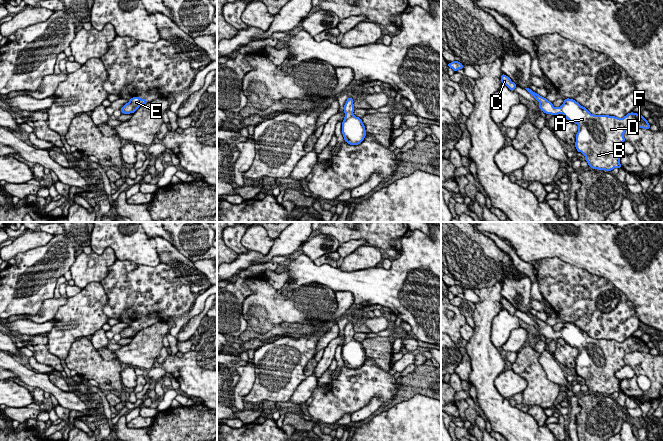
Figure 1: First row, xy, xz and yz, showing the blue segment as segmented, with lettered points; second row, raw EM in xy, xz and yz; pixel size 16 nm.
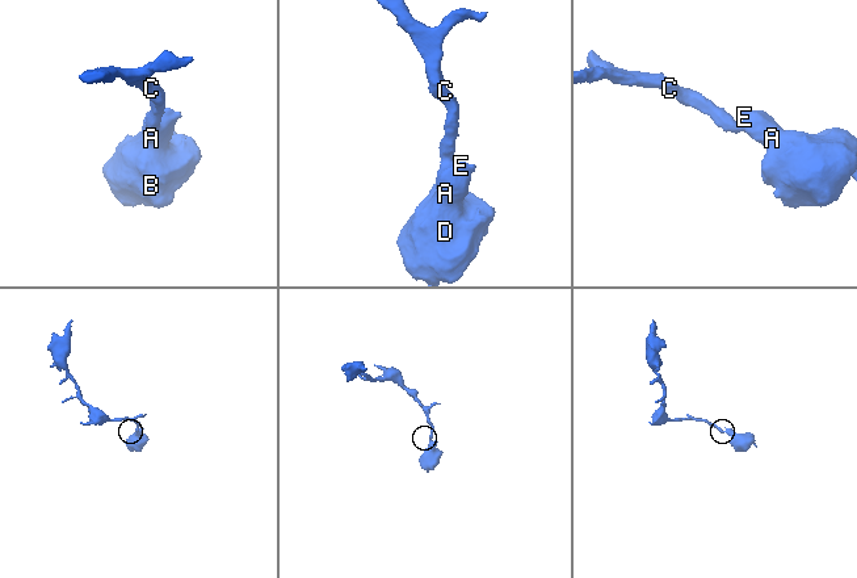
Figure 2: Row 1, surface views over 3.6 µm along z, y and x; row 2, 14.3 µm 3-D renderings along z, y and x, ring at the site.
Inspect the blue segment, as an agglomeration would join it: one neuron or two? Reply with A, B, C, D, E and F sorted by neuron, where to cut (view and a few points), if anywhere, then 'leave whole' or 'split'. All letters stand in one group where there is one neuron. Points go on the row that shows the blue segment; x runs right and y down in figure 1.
groups A B C D E F; cut none; leave whole

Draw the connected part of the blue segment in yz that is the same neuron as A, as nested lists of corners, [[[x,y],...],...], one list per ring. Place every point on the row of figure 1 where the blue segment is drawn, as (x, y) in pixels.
[[[530,88],[525,89],[539,102],[539,108],[545,114],[563,114],[567,120],[578,125],[574,145],[592,169],[612,171],[621,168],[621,156],[615,150],[625,142],[625,131],[634,127],[650,129],[648,120],[641,114],[630,112],[623,118],[594,115],[569,98],[557,108]]]

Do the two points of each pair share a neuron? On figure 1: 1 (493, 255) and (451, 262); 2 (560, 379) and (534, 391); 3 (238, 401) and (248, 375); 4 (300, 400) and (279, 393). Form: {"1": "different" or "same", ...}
{"1": "same", "2": "different", "3": "same", "4": "different"}

